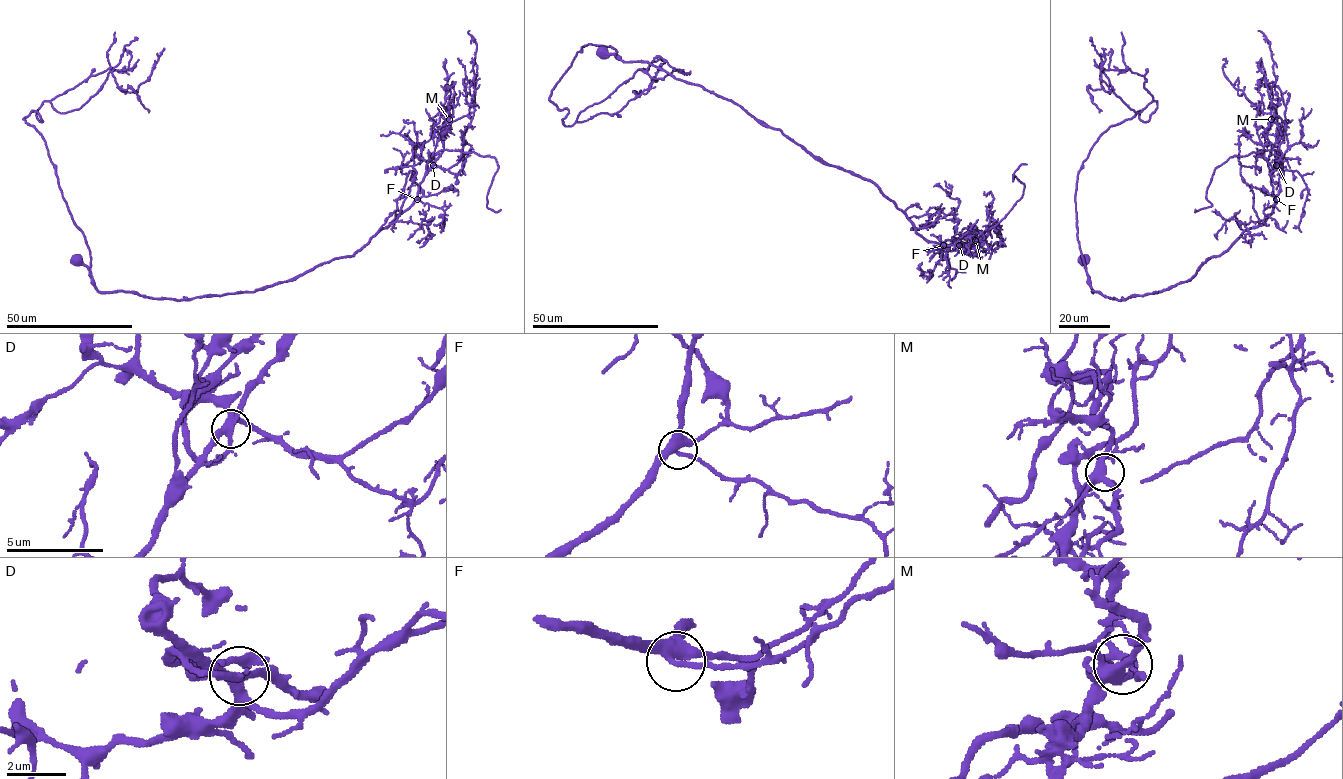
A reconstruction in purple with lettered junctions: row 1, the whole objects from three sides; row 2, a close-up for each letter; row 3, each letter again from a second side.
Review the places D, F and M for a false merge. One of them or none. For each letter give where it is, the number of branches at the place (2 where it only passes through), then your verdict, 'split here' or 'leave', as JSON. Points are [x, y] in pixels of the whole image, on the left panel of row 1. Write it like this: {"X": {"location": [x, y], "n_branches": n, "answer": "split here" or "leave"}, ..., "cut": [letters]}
{"D": {"location": [433, 165], "n_branches": 5, "answer": "split here"}, "F": {"location": [417, 199], "n_branches": 4, "answer": "leave"}, "M": {"location": [449, 119], "n_branches": 5, "answer": "leave"}, "cut": ["D"]}

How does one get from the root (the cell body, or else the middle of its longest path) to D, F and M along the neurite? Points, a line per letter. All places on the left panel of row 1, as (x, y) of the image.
D: (77, 259), (100, 291), (190, 300), (263, 290), (352, 256), (411, 205), (433, 165)
F: (77, 259), (100, 291), (177, 300), (253, 292), (352, 256), (417, 199)
M: (77, 259), (98, 291), (151, 298), (253, 292), (294, 280), (352, 256), (411, 205), (443, 149), (449, 119)

